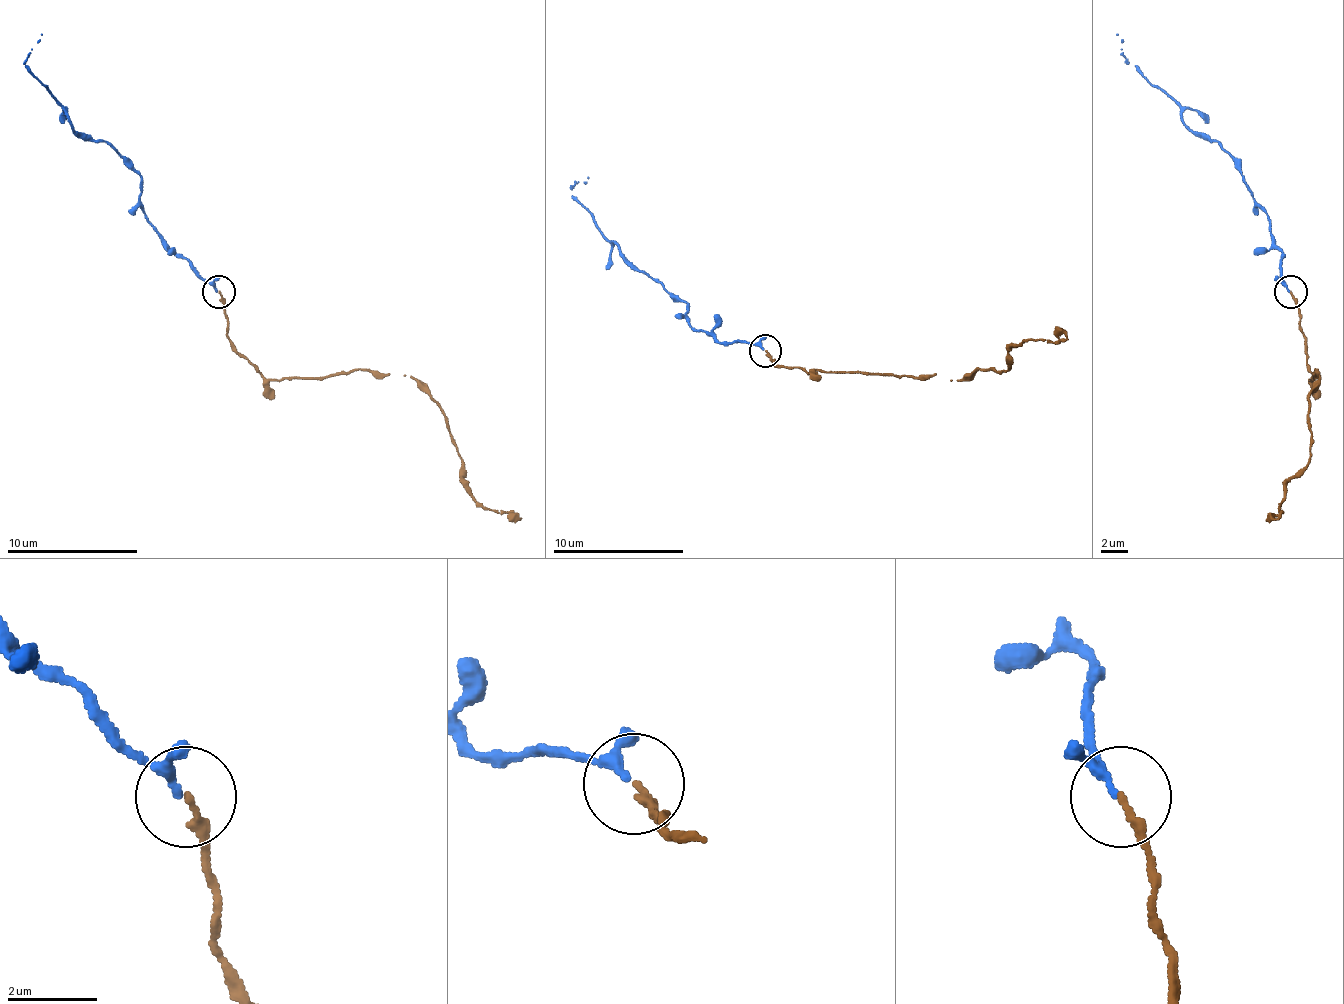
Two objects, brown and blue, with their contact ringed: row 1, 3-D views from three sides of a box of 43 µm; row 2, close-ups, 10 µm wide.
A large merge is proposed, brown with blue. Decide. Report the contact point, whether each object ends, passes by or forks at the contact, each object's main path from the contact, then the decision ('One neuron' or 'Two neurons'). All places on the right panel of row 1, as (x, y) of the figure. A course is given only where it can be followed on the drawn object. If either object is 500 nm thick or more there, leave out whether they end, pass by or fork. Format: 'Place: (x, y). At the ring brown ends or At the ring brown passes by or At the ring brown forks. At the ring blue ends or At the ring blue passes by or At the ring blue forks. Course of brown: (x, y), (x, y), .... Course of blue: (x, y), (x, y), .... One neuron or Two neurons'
Place: (1290, 292). At the ring brown ends. At the ring blue passes by. Course of brown: (1289, 291), (1306, 347), (1309, 379), (1316, 369), (1319, 376), (1309, 412), (1309, 461), (1270, 520). Course of blue: (1289, 291), (1283, 281), (1283, 251), (1243, 176), (1217, 143), (1194, 133), (1181, 110), (1122, 51), (1116, 35). One neuron

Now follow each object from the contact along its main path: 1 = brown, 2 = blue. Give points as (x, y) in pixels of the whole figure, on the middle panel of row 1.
1: (766, 350), (779, 366), (956, 379), (989, 369), (1008, 369), (1015, 347), (1031, 340), (1054, 340), (1067, 330)
2: (762, 350), (753, 343), (720, 343), (690, 324), (687, 304), (625, 255), (572, 196), (576, 183), (589, 176)

